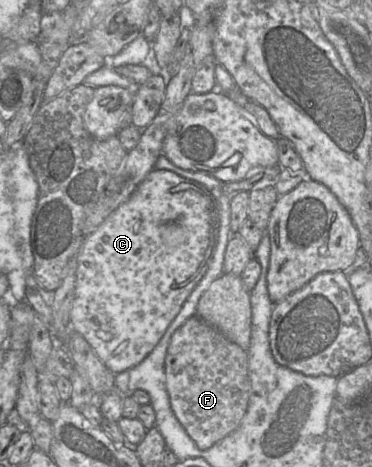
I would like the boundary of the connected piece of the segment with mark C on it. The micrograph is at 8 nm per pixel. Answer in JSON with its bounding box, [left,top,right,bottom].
[70,169,218,374]

